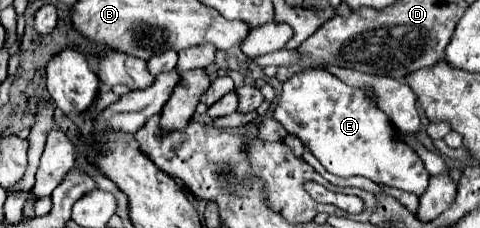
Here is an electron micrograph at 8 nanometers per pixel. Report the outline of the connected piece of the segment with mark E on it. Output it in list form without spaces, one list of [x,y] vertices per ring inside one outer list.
[[[315,67],[291,75],[283,83],[279,105],[273,119],[277,119],[287,133],[297,135],[309,145],[321,165],[339,177],[363,175],[375,183],[385,183],[415,195],[423,195],[429,185],[429,173],[411,147],[403,147],[391,135],[391,123],[381,109],[371,107],[361,89],[349,87],[329,71]]]

